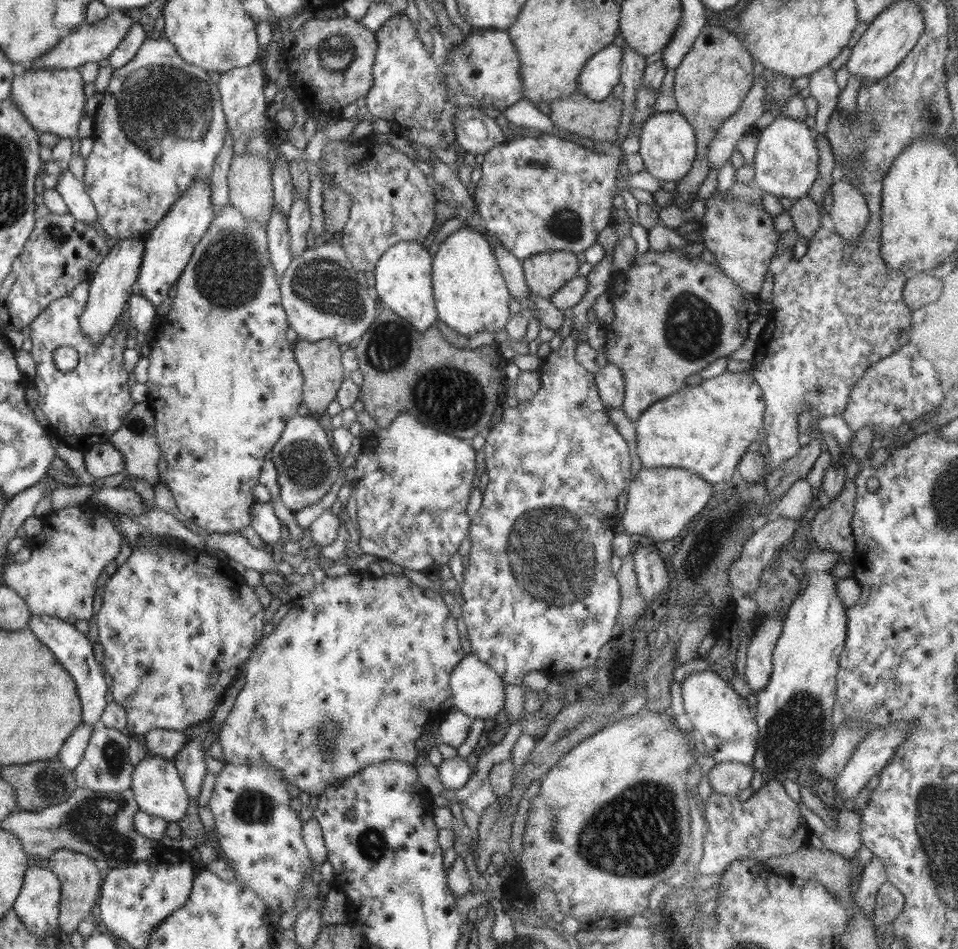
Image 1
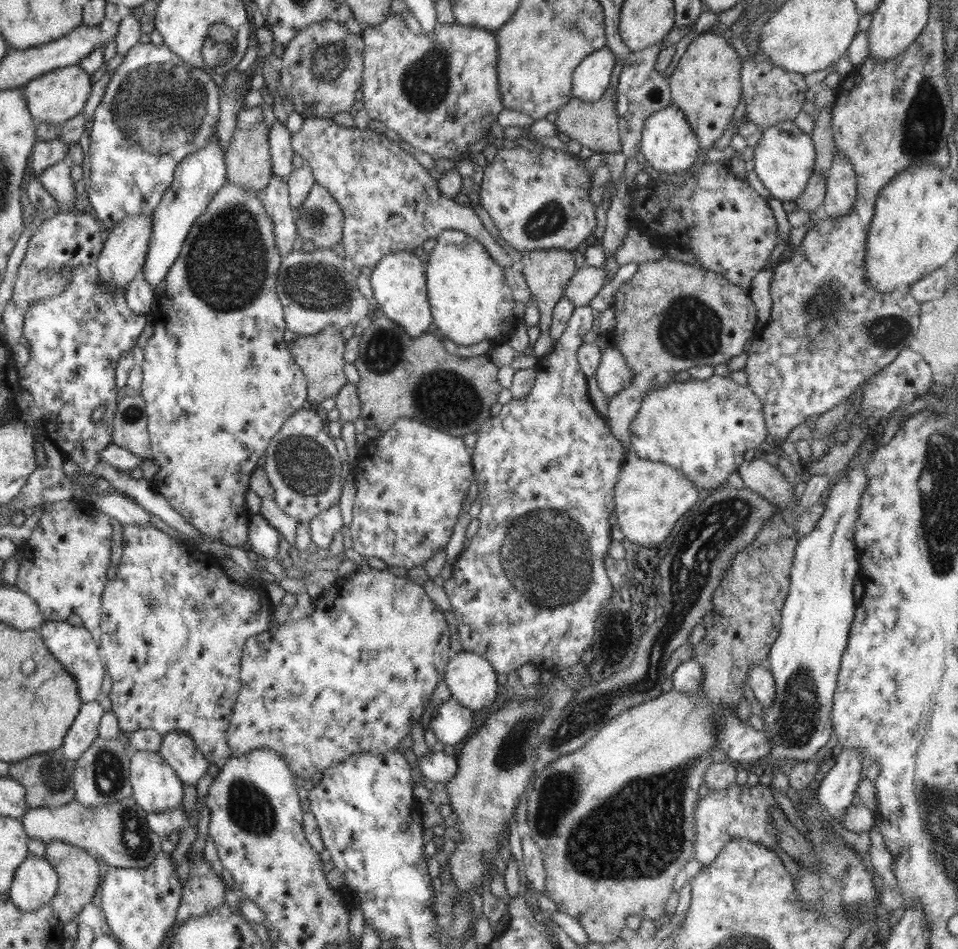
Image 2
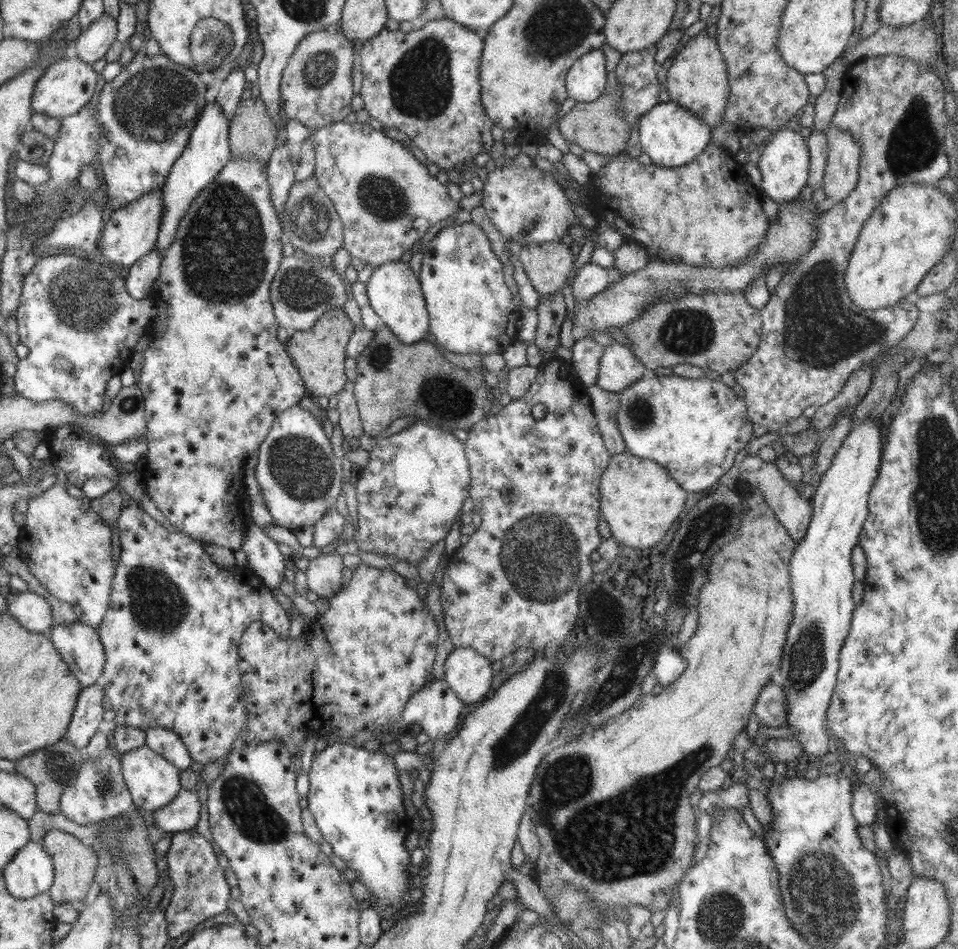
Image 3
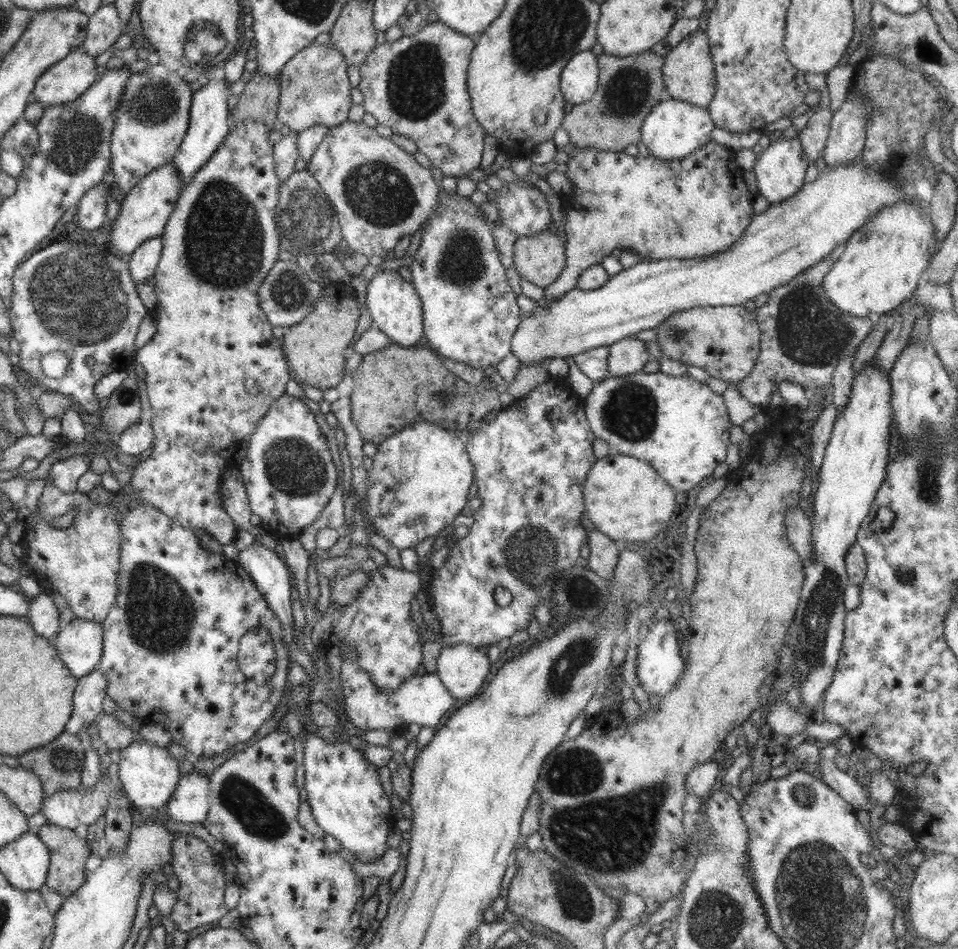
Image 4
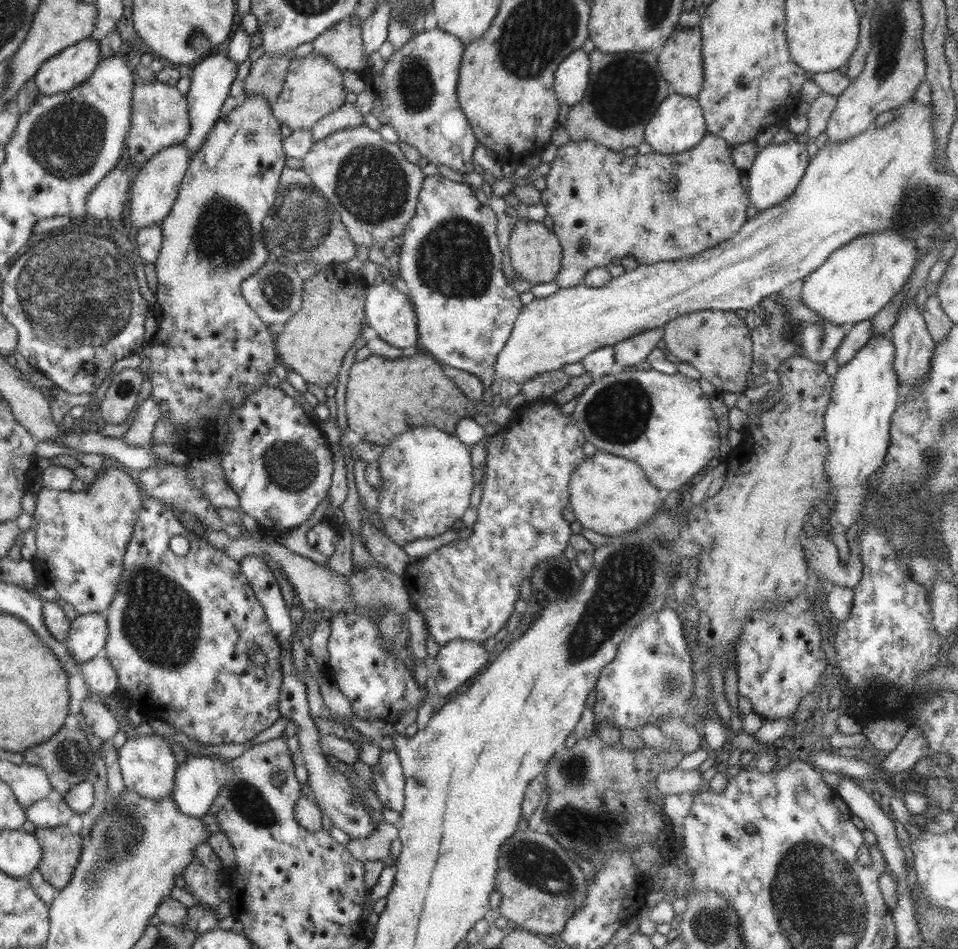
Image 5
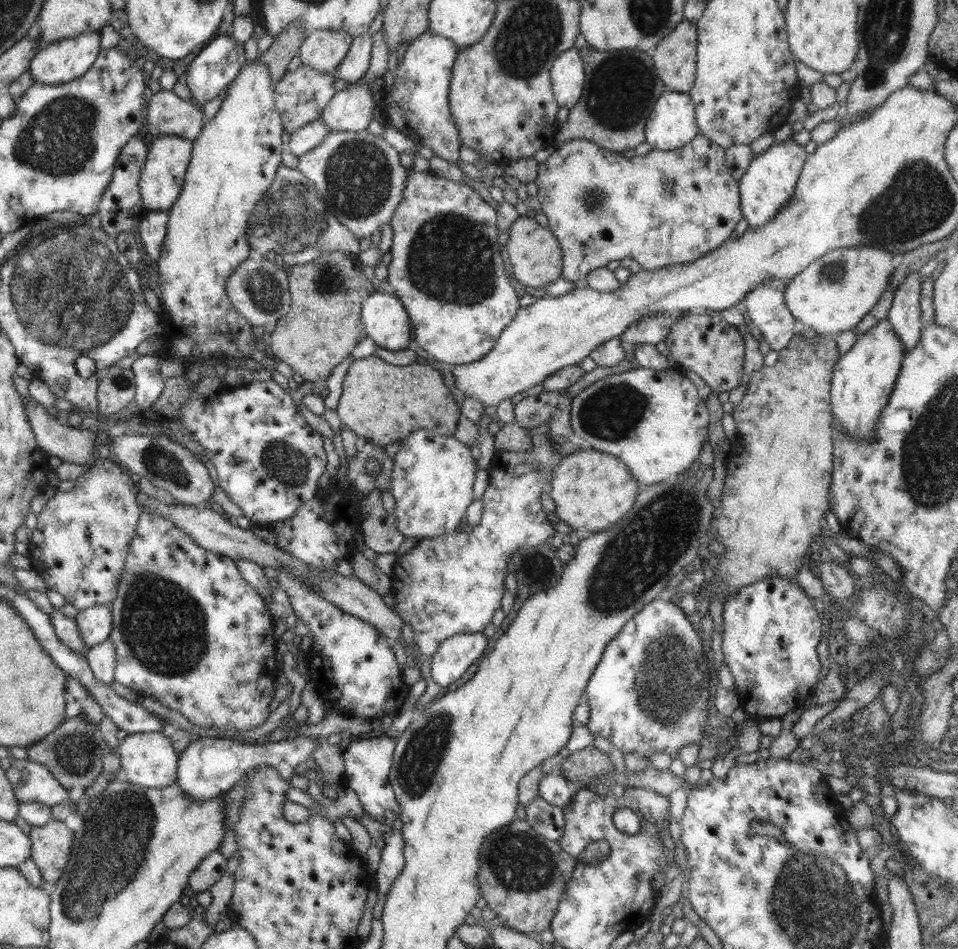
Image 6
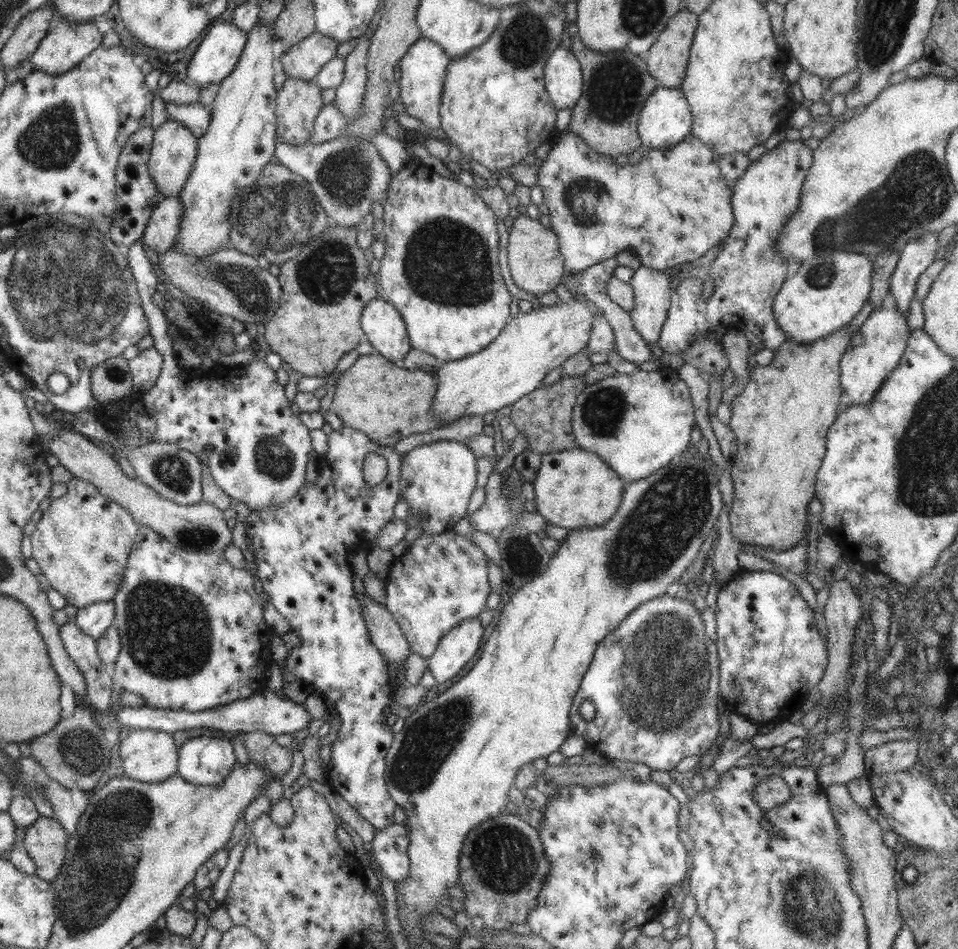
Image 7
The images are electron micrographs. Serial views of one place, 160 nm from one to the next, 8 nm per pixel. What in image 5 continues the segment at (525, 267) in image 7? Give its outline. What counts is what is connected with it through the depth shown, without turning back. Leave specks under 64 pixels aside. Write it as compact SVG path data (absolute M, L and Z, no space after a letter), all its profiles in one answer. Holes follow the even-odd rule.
M519 219L511 232L509 251L511 265L520 277L520 283L524 285L552 282L561 269L563 251L560 242L555 232L546 228L543 223Z

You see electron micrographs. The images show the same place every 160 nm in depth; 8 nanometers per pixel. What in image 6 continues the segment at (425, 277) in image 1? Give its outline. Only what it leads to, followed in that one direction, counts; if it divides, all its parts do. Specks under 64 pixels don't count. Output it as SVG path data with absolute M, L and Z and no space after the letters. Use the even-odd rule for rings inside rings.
M375 291L361 304L361 322L367 336L386 350L408 349L413 334L406 308L393 294Z

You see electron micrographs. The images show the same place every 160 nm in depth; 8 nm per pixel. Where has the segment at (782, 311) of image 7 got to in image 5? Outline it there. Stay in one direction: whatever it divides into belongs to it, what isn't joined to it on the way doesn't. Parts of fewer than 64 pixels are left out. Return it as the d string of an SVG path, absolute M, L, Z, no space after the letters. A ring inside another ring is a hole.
M900 232L858 236L830 254L825 264L803 278L799 294L801 301L832 325L849 327L871 320L903 289L904 283L913 274L918 260L917 248L918 241L912 241Z

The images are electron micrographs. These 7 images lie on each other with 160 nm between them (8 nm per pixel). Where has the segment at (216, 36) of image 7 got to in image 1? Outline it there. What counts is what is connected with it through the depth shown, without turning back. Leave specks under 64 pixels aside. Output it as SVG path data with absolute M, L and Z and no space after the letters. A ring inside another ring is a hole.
M196 181L196 184L182 198L178 198L172 204L170 212L145 238L145 252L135 290L145 299L150 300L155 309L168 298L168 290L178 280L184 267L190 262L194 248L202 240L202 236L206 236L205 232L210 228L214 219L210 190L211 186L208 186L206 181Z

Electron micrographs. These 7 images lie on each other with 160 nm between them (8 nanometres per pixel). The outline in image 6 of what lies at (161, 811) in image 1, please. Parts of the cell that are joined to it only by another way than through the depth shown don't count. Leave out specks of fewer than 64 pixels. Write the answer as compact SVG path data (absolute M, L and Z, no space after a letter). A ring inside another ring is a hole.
M162 732L129 734L117 748L124 778L142 788L168 788L177 782L179 756L171 741Z

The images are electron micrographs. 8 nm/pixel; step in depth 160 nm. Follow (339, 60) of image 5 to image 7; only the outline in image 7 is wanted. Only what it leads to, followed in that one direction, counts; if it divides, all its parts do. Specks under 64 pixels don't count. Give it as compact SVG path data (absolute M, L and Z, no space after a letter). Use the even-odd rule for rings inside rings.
M314 31L278 60L288 77L313 81L317 72L336 56L339 44L337 40Z

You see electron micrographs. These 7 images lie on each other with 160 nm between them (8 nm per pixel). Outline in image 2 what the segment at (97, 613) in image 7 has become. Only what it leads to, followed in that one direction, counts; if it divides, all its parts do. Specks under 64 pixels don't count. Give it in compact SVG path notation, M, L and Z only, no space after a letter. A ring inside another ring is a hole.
M45 621L38 628L44 644L52 653L55 660L61 662L62 667L74 678L78 686L78 694L82 704L96 702L100 696L100 689L104 676L106 676L105 664L102 660L98 641L86 628L77 627L66 621Z

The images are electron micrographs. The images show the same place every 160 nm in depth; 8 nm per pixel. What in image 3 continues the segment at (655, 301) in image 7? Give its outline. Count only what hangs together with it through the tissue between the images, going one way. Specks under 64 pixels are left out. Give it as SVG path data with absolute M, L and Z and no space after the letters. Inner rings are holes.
M615 341L604 347L596 385L602 390L617 393L648 374L647 368L634 356L634 353L625 345Z

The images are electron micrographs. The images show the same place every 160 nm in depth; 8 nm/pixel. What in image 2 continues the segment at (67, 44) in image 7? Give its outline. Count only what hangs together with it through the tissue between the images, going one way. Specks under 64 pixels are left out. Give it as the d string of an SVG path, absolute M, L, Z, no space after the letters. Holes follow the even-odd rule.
M74 65L73 67L60 67L48 71L33 78L21 88L28 110L35 121L60 124L74 118L84 110L92 85L90 74L79 65Z

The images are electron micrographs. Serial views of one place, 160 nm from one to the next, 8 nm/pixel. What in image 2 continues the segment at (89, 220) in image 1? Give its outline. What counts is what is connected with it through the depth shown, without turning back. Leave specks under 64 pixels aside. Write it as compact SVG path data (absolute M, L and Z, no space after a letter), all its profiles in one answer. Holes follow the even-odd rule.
M65 160L49 166L36 180L57 200L62 209L78 212L85 206L85 201L78 199L71 180L71 163Z

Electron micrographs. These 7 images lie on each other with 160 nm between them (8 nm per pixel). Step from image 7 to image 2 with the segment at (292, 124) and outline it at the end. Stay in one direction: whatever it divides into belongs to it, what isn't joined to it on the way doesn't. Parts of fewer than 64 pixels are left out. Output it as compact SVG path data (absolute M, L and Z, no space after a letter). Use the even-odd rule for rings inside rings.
M335 17L324 22L318 22L303 28L285 46L281 58L280 80L278 90L292 102L292 110L298 112L304 119L316 117L332 119L338 112L350 111L356 98L354 93L361 88L364 70L364 41L361 35L350 33L344 23L336 22Z

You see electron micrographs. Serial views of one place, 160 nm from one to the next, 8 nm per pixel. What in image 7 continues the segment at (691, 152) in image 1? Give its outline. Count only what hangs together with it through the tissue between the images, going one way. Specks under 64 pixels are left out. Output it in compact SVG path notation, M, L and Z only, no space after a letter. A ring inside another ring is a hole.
M659 86L642 107L637 133L645 149L664 149L682 142L686 135L691 134L692 115L690 105L681 89Z

